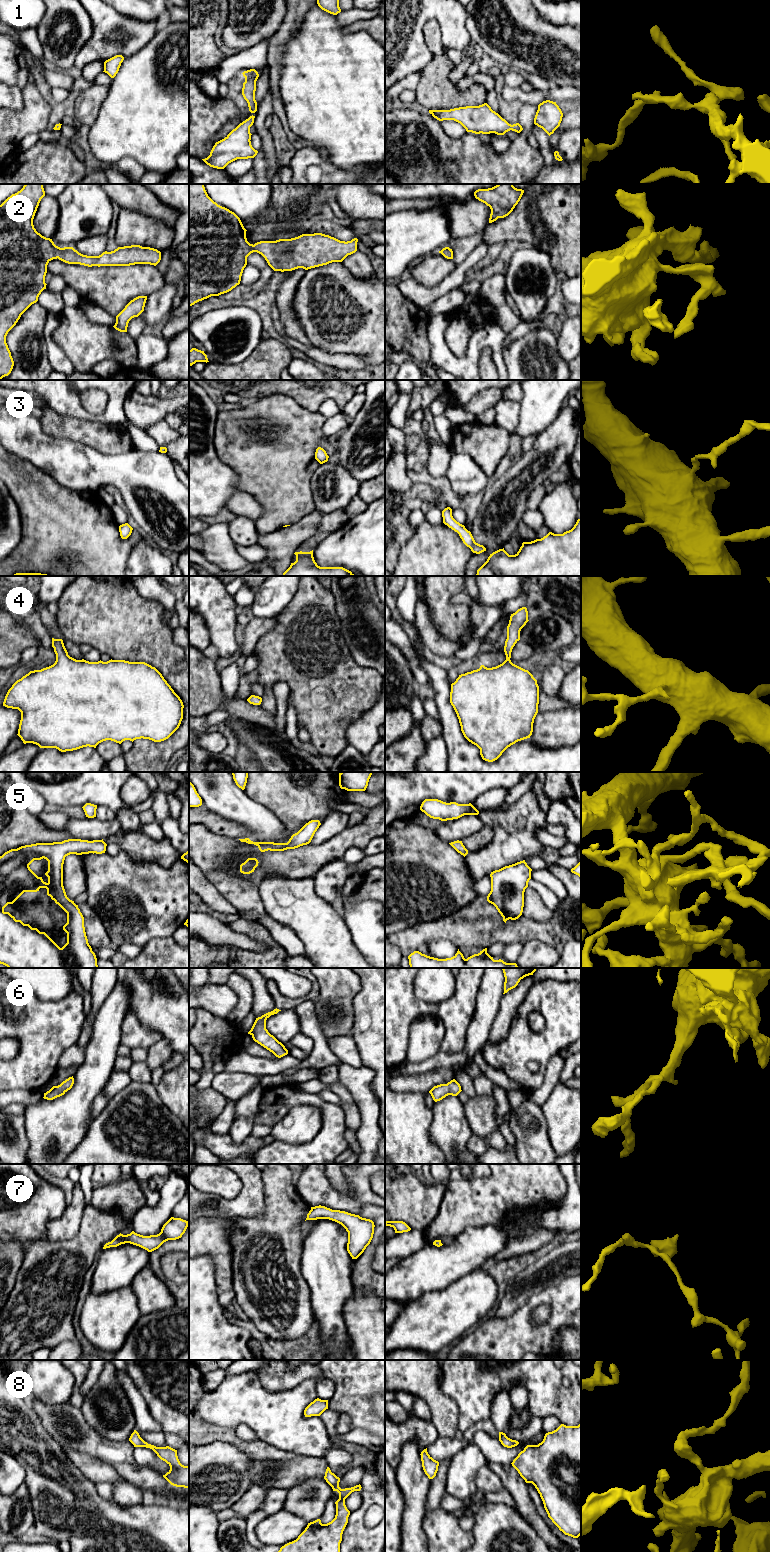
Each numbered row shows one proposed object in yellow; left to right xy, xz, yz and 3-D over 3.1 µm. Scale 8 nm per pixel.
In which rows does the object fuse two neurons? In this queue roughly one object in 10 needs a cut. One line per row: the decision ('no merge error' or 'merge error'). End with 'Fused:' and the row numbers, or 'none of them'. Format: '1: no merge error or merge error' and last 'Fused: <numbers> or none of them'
1: no merge error
2: no merge error
3: no merge error
4: no merge error
5: no merge error
6: no merge error
7: no merge error
8: no merge error
Fused: none of them

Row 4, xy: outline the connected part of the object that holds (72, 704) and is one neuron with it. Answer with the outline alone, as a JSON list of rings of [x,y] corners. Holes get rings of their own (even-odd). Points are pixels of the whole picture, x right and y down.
[[[52,638],[52,647],[56,654],[55,663],[41,670],[30,671],[17,680],[3,702],[3,706],[21,712],[17,735],[24,744],[33,743],[40,748],[56,748],[66,752],[87,746],[96,748],[106,740],[119,744],[141,738],[161,742],[179,728],[183,719],[183,702],[155,667],[145,662],[125,660],[76,660],[68,655],[62,639]]]

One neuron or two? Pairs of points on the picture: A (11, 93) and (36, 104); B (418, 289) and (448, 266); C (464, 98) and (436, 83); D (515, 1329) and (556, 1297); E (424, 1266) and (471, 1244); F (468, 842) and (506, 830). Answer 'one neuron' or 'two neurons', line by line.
A: two neurons
B: two neurons
C: one neuron
D: one neuron
E: one neuron
F: two neurons

